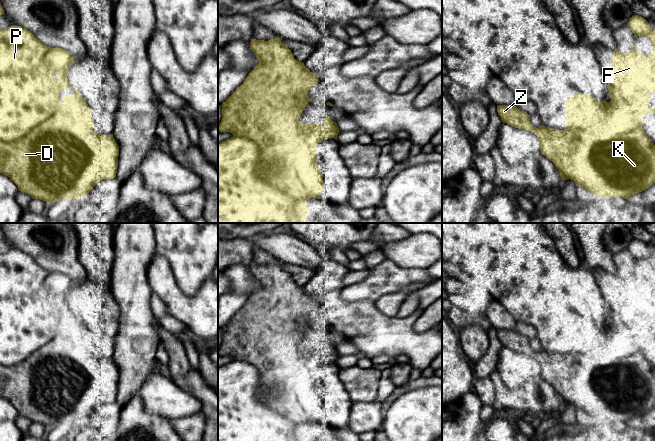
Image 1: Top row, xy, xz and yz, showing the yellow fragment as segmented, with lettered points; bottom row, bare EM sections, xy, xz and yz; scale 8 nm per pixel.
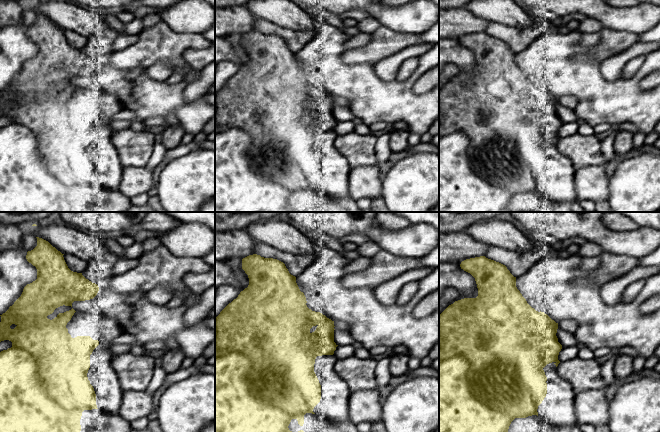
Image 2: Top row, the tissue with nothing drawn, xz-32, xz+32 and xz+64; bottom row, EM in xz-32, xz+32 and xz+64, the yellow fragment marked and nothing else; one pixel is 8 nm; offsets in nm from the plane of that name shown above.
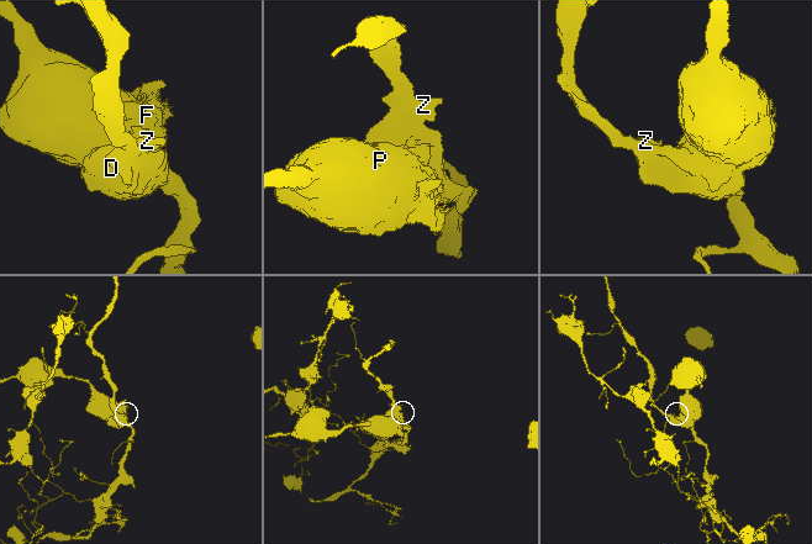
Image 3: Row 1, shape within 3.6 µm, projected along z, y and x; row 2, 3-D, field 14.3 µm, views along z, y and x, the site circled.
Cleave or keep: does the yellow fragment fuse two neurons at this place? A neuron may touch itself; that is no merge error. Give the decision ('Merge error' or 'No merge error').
Merge error

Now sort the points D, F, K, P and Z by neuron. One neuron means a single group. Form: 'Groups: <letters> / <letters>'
Groups: D K Z / F P

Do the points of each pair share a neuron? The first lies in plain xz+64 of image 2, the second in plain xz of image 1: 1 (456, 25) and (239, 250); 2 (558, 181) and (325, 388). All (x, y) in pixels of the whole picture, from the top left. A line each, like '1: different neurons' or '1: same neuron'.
1: same neuron
2: same neuron

